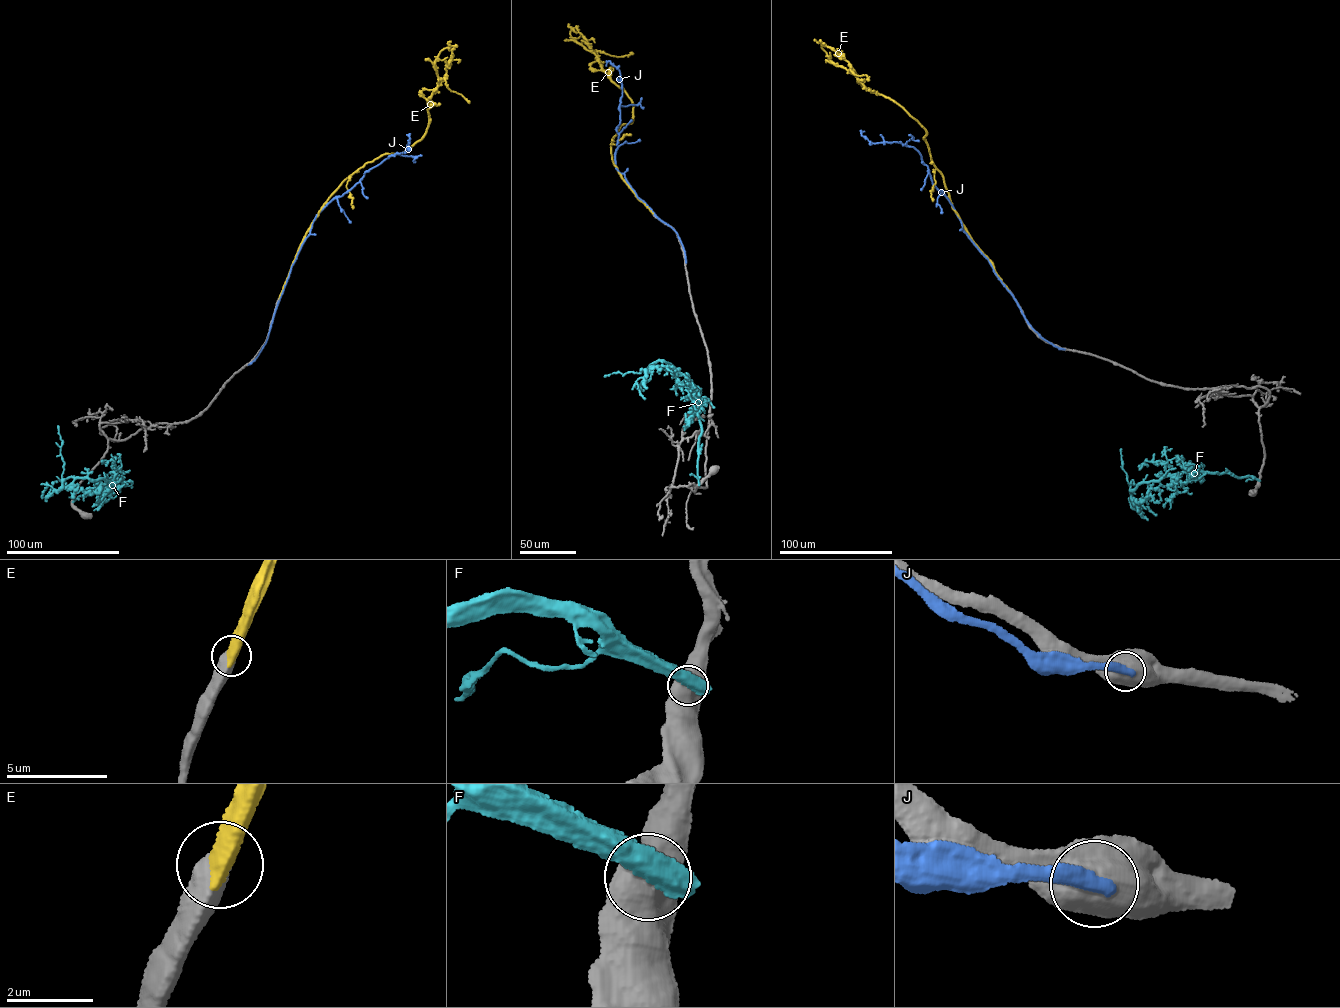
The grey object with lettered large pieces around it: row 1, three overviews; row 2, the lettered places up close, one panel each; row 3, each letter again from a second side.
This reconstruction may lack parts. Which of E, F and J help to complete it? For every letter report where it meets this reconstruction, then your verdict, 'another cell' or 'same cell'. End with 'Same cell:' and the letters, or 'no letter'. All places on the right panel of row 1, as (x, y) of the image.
E: meets grey at (1008, 290); same cell
F: meets grey at (1259, 480); another cell
J: meets grey at (1064, 349); another cell
Same cell: E

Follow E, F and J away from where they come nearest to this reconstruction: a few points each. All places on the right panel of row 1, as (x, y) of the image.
E: (1008, 290), (953, 209), (932, 163), (924, 128), (897, 103), (831, 61), (814, 39)
F: (1259, 480), (1224, 472), (1183, 471), (1142, 483), (1129, 491), (1131, 497), (1122, 466), (1121, 448)
J: (1064, 349), (1040, 337), (1025, 318), (948, 199), (932, 185), (918, 152), (897, 142), (873, 143), (864, 131)

